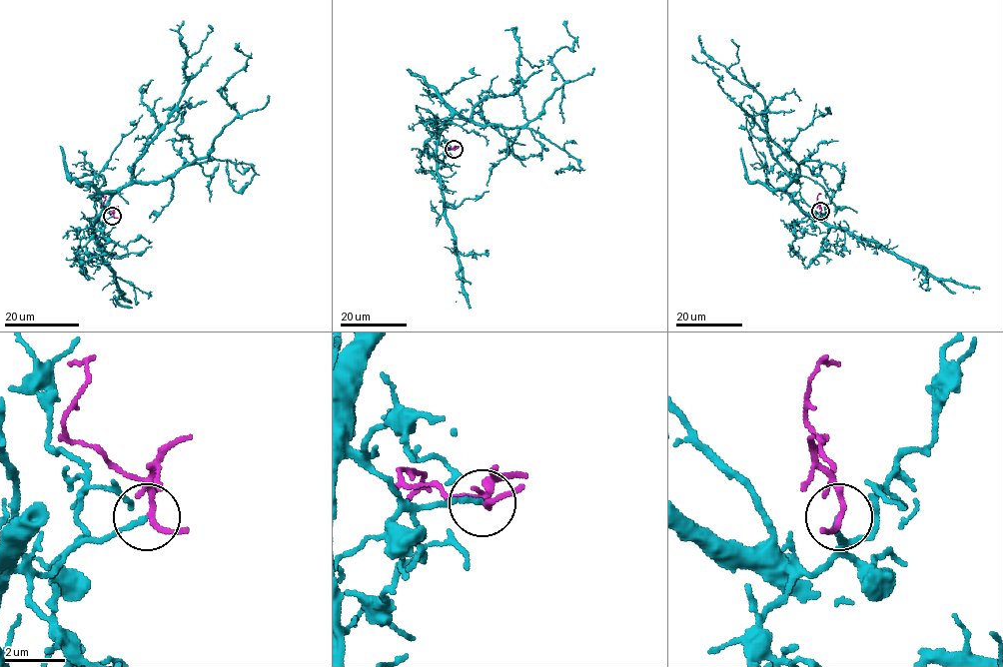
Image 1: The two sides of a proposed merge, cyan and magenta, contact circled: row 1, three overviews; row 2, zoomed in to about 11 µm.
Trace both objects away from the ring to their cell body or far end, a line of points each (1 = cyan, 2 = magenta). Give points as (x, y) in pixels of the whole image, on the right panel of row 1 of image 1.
1: (820, 211), (818, 217), (807, 214), (785, 191), (799, 177), (799, 166), (728, 96), (712, 68), (692, 55)
2: (820, 211), (817, 199), (820, 194)

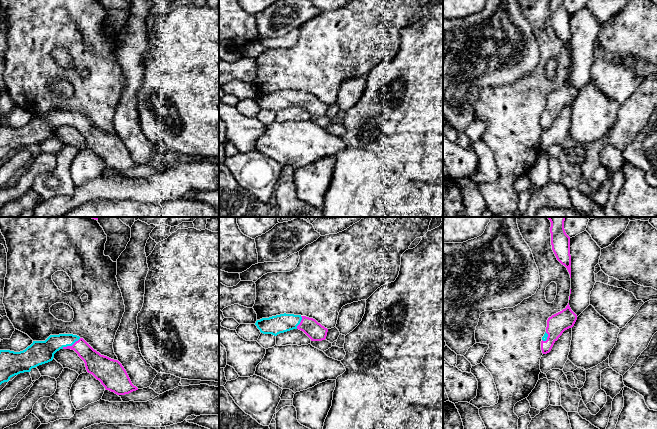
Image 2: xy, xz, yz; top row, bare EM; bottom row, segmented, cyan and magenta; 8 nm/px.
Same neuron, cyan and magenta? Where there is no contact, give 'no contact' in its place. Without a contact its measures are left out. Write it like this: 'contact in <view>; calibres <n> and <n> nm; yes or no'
contact in xy; calibres 190 and 170 nm; yes

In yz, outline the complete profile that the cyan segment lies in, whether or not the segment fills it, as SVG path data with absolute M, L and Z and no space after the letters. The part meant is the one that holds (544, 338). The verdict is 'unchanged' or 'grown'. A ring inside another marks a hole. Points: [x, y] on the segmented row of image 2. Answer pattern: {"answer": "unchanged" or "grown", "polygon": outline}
{"answer": "grown", "polygon": "M569 303L565 309L549 317L547 320L546 332L541 341L542 353L549 353L562 333L572 328L576 320L577 315L571 310Z"}

